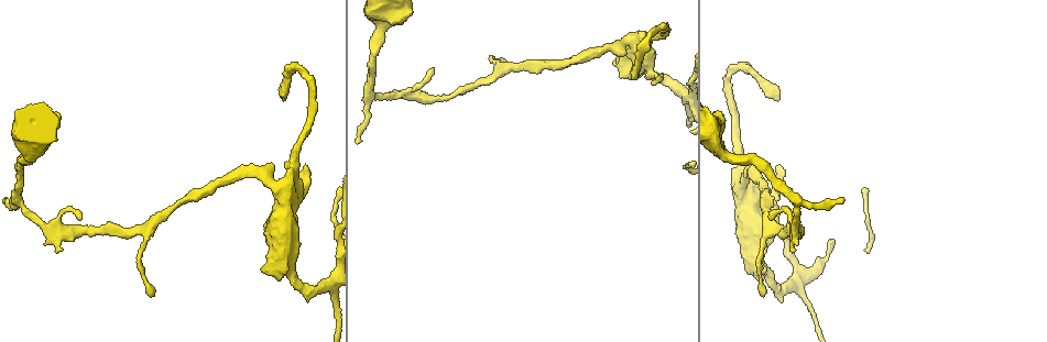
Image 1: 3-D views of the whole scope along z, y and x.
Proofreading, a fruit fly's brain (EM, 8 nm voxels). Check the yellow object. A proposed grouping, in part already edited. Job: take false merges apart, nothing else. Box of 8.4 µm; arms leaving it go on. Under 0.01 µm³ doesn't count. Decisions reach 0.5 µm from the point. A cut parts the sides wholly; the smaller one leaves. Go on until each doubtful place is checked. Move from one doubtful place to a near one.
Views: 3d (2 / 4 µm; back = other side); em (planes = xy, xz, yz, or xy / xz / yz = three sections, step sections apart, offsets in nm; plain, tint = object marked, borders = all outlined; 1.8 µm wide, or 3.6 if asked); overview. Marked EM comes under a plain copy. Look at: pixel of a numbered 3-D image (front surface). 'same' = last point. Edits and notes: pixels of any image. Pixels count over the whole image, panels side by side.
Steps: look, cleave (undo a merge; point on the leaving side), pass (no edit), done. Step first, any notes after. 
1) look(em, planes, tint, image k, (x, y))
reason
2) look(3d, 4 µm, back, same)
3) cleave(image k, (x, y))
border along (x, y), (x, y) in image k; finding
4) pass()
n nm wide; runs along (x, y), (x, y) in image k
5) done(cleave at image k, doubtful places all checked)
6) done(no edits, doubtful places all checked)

look(em, 3.6 µm, planes, tint, image 1, (287, 198))
four arms meet

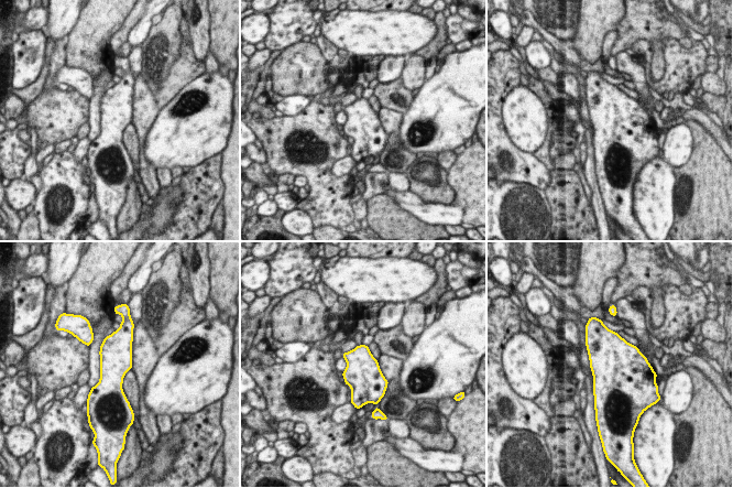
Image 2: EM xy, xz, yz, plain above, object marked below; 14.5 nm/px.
pass()
continuous, no second cell

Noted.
look(em, xz, step 8, tint, image 1, (504, 70))

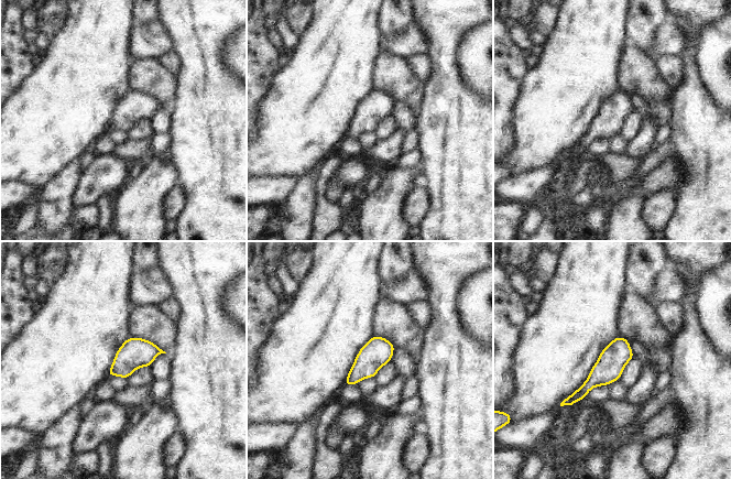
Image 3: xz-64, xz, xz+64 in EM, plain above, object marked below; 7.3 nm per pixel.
look(em, planes, borders, same)
another direction

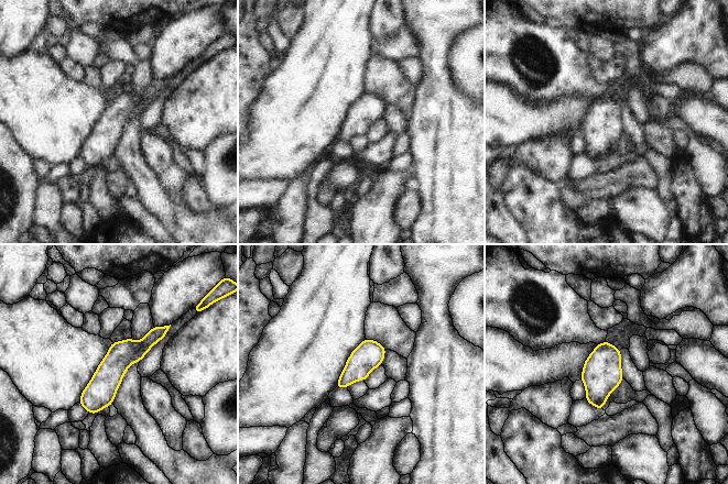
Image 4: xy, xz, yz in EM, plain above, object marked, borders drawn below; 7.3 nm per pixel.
pass()
runs along (164, 329), (107, 377), (90, 410) in image 4; continuous, no second cell

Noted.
look(3d, 4 µm, image 1, (373, 98))
branch point

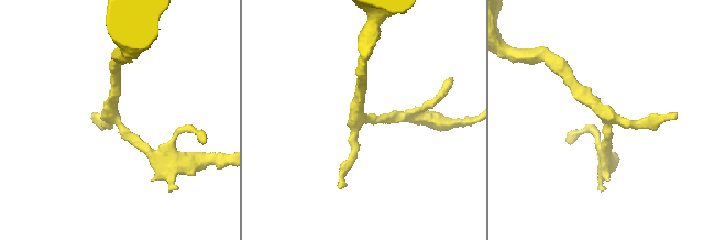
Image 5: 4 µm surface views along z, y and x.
look(em, planes, tint, image 5, (361, 117))

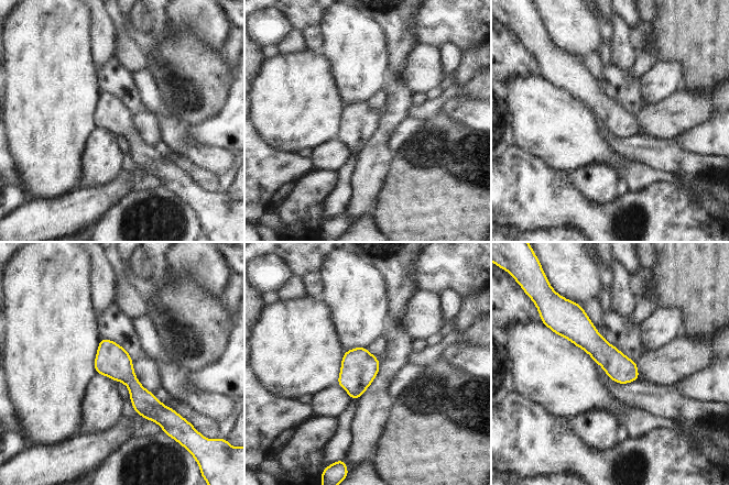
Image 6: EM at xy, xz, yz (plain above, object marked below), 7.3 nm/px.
pass()
200 nm wide; runs along (102, 342), (134, 387), (163, 416) in image 6; one cell here

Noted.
look(3d, 4 µm, back, image 1, (736, 65))

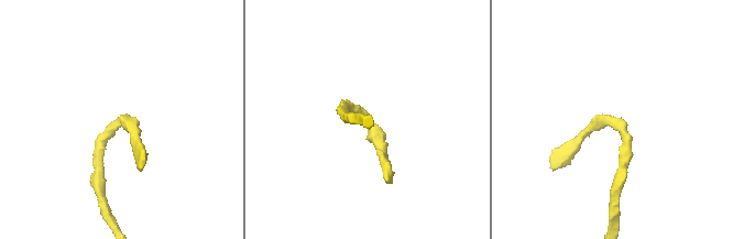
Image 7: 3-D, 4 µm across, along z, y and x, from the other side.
look(em, xz, step 16, tint, image 7, (123, 122))
shape alone is not enough

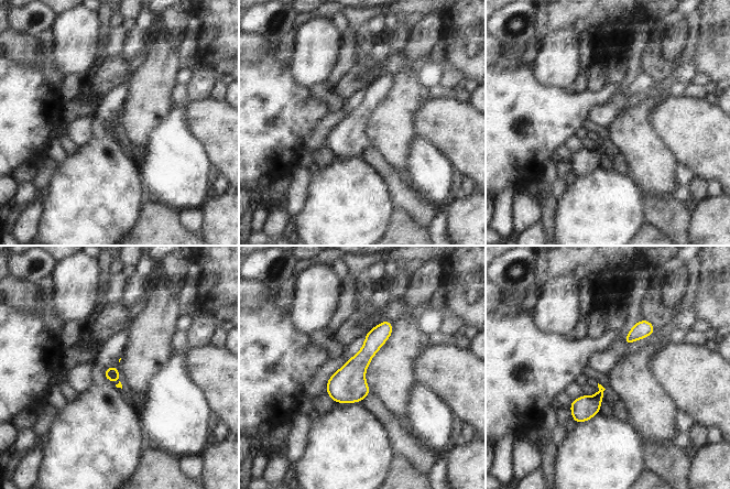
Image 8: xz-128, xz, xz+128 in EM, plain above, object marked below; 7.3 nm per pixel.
look(em, planes, tint, same)

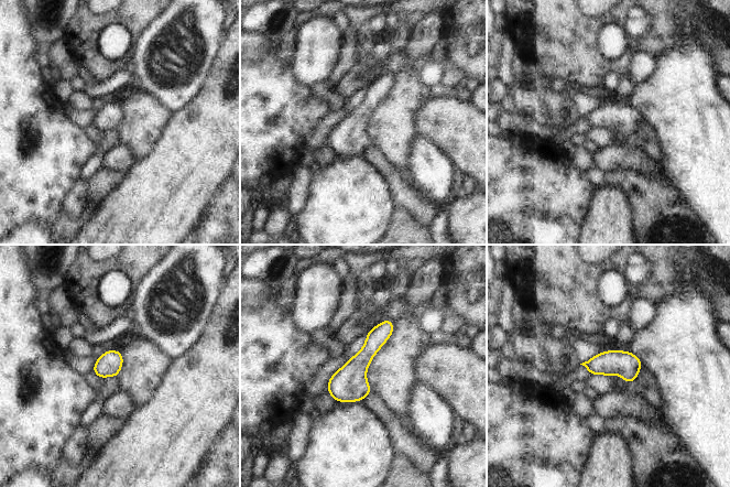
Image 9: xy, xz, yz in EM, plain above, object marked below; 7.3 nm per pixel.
pass()
180 nm wide; continuous, no second cell

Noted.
done(no edits, doubtful places all checked)

